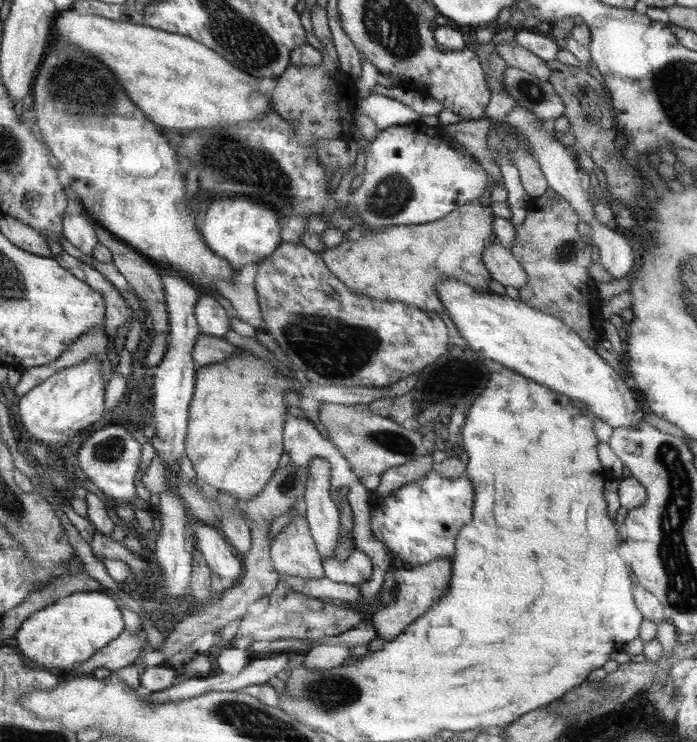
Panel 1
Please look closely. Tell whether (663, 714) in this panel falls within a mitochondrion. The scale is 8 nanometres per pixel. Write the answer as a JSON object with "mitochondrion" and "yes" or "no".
{"mitochondrion":"no"}

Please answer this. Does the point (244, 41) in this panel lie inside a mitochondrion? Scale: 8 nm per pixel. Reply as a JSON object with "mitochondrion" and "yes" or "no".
{"mitochondrion":"yes"}

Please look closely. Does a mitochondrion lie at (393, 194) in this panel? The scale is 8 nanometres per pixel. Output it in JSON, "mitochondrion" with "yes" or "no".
{"mitochondrion":"yes"}

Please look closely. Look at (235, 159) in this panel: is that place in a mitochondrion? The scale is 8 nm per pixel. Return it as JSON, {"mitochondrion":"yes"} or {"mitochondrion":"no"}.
{"mitochondrion":"yes"}

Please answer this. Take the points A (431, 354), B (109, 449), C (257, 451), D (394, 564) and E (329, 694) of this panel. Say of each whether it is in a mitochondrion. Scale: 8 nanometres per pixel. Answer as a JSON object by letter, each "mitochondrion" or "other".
{"A":"other","B":"mitochondrion","C":"other","D":"other","E":"mitochondrion"}

